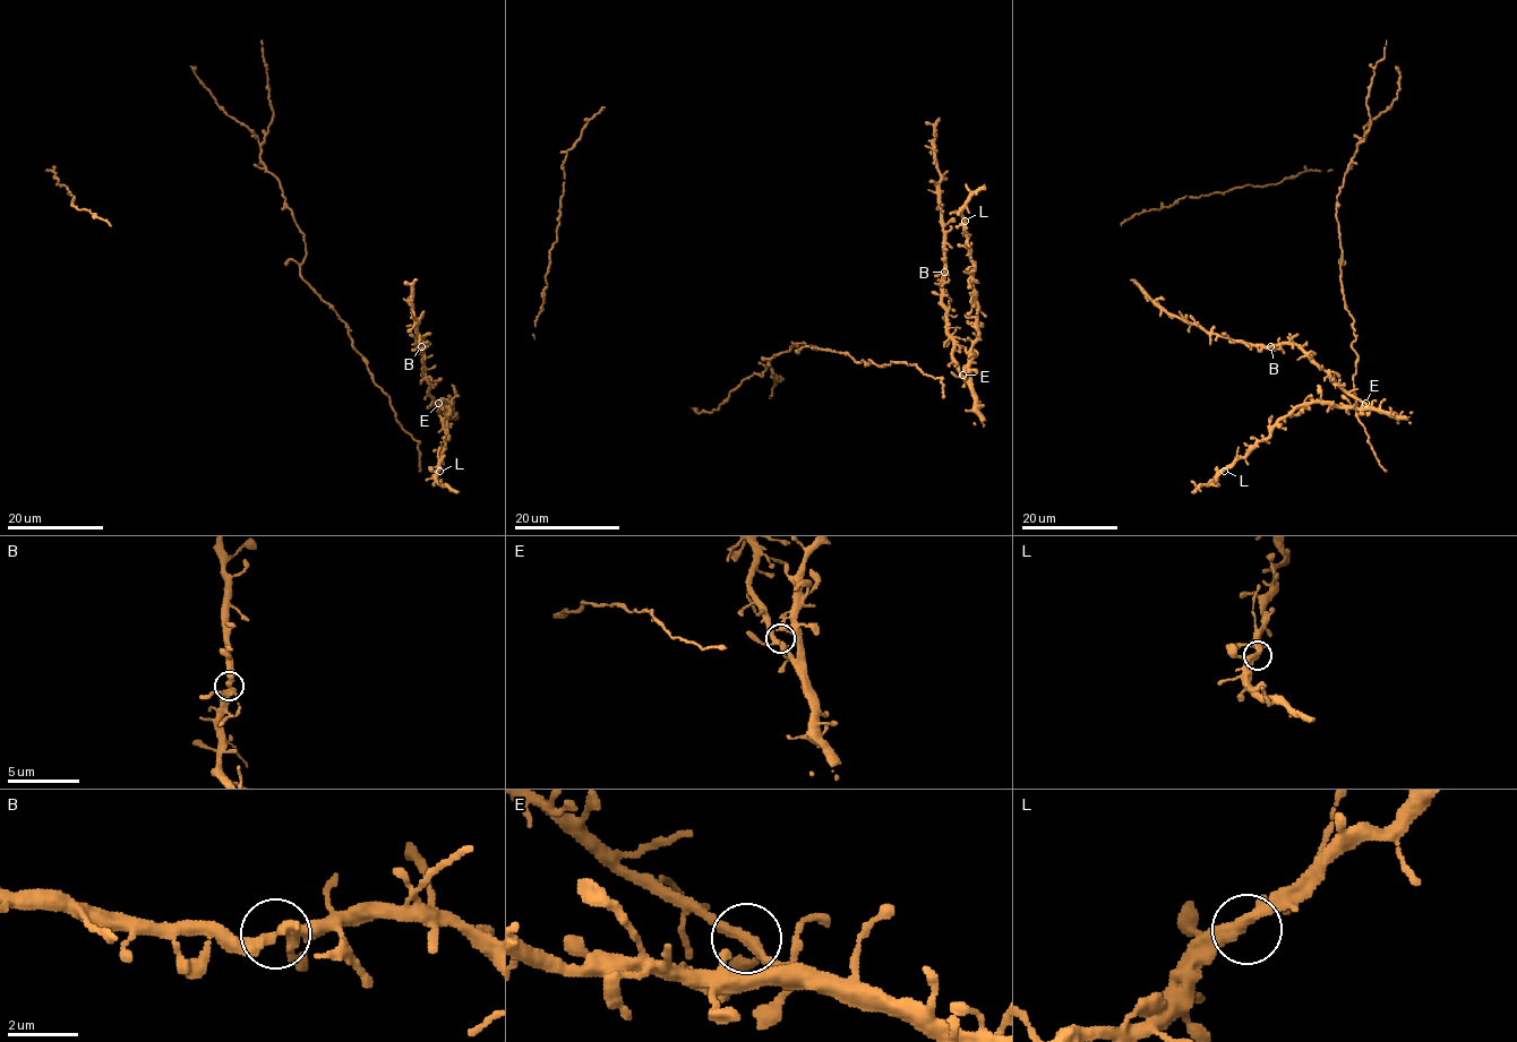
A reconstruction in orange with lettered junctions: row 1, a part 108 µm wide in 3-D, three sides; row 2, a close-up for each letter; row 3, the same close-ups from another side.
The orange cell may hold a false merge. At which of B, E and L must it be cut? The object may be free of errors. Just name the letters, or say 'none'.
none

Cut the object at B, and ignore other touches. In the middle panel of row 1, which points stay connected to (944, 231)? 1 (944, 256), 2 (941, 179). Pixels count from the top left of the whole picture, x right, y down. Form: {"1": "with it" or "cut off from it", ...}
{"1": "with it", "2": "with it"}

